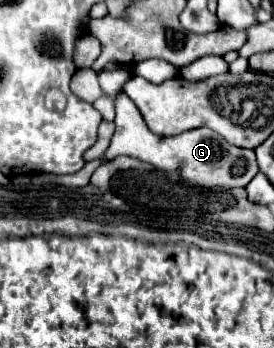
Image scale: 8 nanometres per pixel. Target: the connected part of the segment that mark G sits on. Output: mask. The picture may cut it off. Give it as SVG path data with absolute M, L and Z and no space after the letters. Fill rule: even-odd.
M80 69L74 73L72 83L70 83L72 93L76 97L80 97L82 101L94 102L94 107L108 121L114 119L114 101L116 101L116 133L114 133L110 149L106 153L106 161L112 161L114 157L120 157L120 155L130 155L134 159L142 159L142 161L154 165L156 171L172 173L172 171L180 169L180 177L184 181L188 181L190 185L198 187L198 189L208 189L208 191L214 187L220 187L220 189L246 187L252 181L252 177L258 173L254 151L240 149L240 147L226 143L216 131L202 127L202 129L186 131L176 137L158 137L158 135L150 133L138 107L128 99L126 93L122 93L122 87L130 77L132 77L132 73L124 71L124 69L102 71L102 73L94 73L90 69ZM100 87L102 87L102 91L100 91Z

